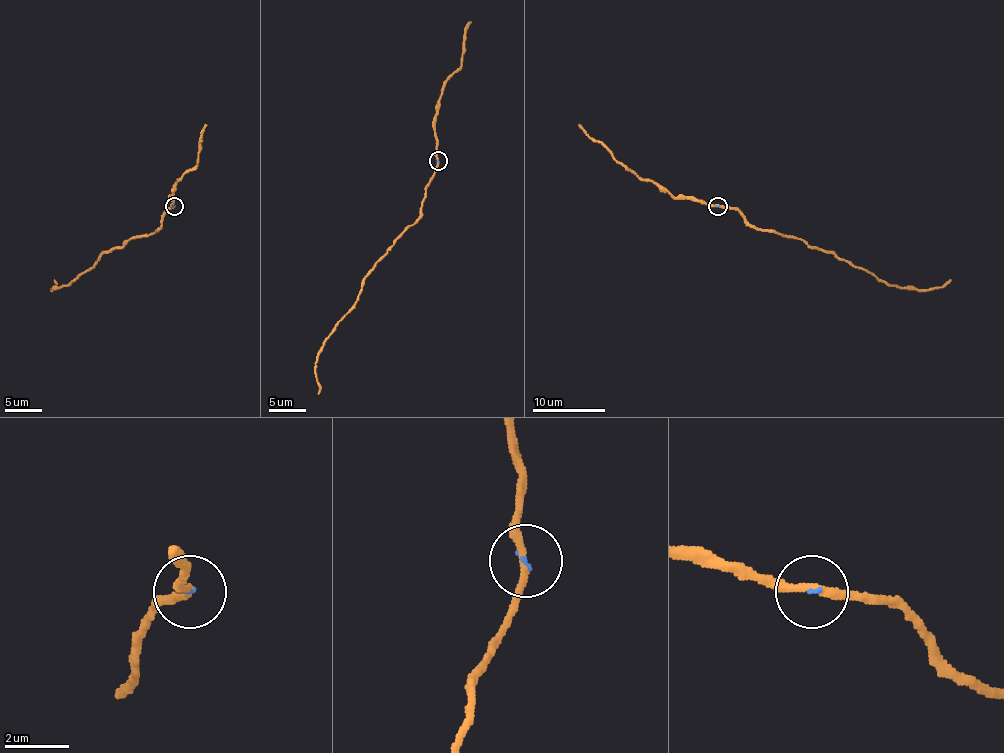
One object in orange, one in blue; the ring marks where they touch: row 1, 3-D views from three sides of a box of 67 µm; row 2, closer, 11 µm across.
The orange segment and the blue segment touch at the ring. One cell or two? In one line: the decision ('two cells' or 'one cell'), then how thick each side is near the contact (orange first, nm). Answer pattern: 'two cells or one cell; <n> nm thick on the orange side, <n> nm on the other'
one cell; 240 nm thick on the orange side, 80 nm on the other

